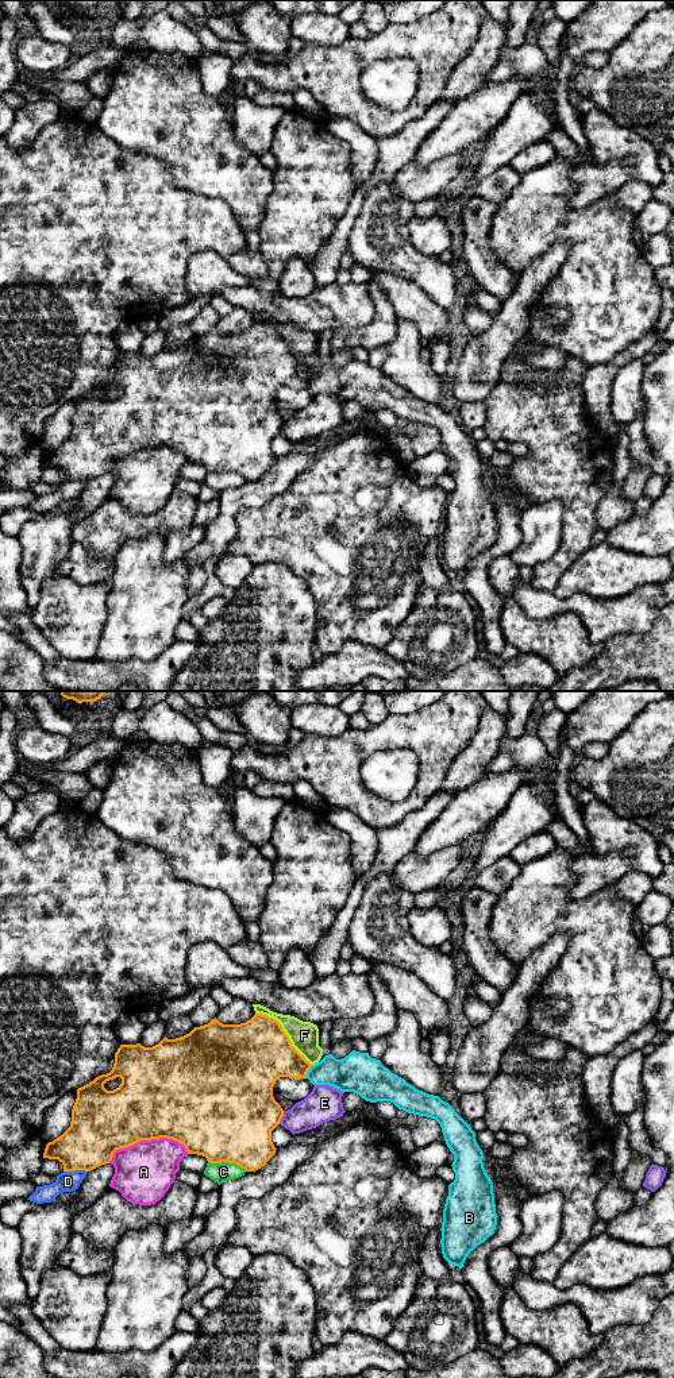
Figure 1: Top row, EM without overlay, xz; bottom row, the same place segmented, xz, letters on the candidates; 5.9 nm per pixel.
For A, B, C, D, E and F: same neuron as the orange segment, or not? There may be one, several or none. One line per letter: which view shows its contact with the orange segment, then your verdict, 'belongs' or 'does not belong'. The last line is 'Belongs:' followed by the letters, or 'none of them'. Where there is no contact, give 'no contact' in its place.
A: xz | does not belong
B: xz | does not belong
C: xz | does not belong
D: xz | does not belong
E: xz | does not belong
F: xz | does not belong
Belongs: none of them

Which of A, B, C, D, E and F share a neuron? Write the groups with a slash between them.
A / B F / C / D / E

